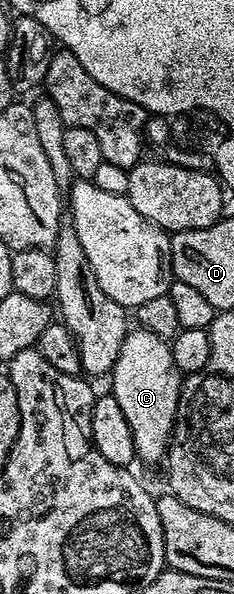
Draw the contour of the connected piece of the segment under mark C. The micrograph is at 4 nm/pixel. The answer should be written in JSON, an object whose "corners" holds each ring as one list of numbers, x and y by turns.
{"corners":[[132,329,122,341,122,353,112,366,110,393,122,405,122,414,130,425,134,439,136,459,144,463,156,463,165,458,172,437,172,426,180,400,182,376,172,360,169,340,143,329]]}

